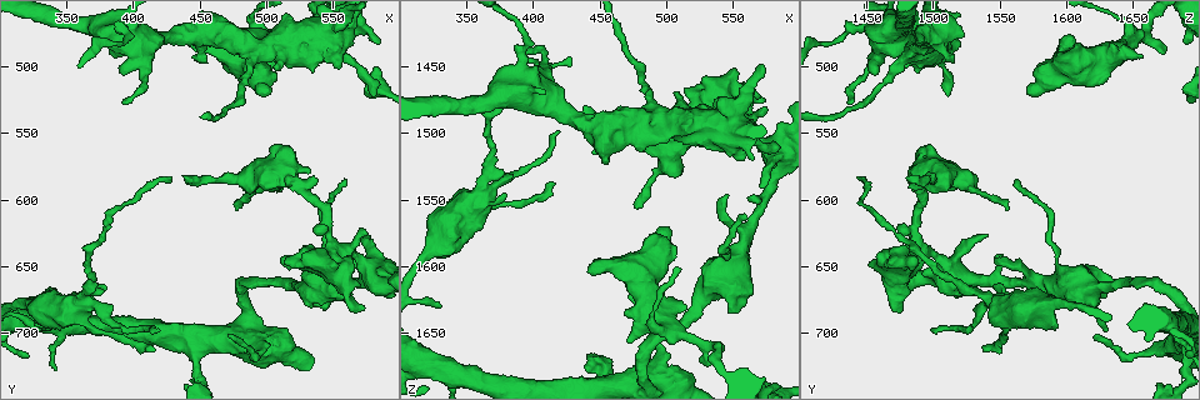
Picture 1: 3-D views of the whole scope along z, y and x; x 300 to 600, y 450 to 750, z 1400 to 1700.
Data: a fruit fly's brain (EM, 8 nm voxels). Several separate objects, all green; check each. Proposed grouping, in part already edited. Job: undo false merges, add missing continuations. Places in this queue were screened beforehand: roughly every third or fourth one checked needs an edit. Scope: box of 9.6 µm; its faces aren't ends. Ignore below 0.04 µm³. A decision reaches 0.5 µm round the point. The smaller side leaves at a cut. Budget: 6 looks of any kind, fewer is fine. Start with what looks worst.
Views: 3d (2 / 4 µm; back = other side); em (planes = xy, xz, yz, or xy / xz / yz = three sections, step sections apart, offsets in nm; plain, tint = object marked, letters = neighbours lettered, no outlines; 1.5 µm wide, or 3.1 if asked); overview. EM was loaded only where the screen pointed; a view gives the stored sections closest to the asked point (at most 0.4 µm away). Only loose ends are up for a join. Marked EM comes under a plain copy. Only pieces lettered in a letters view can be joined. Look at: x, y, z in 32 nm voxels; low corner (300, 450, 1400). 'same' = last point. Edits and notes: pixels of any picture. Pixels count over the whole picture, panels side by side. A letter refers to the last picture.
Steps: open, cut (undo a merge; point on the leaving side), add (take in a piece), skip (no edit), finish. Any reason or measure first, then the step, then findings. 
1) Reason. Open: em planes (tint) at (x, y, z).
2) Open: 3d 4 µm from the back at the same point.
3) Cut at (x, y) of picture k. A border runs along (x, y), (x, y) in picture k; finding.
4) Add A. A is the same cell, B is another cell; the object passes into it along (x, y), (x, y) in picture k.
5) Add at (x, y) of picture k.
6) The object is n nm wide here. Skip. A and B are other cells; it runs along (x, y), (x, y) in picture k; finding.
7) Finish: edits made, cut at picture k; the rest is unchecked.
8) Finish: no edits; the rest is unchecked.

Branch stops here. Open: 3d 2 µm at (474, 494, 1656).

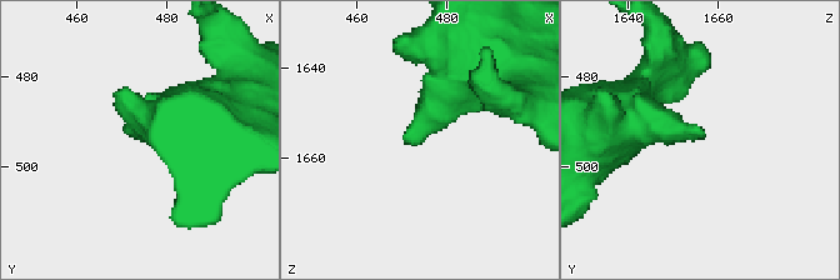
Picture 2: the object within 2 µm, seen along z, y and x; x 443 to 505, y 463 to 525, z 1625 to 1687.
Open: em planes (tint) at (472, 492, 1657).

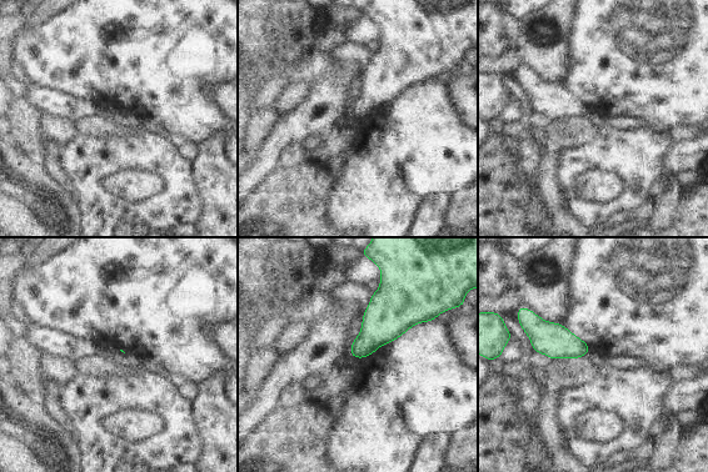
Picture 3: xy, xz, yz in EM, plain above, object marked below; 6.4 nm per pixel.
Open: em planes (letters) at the same point.

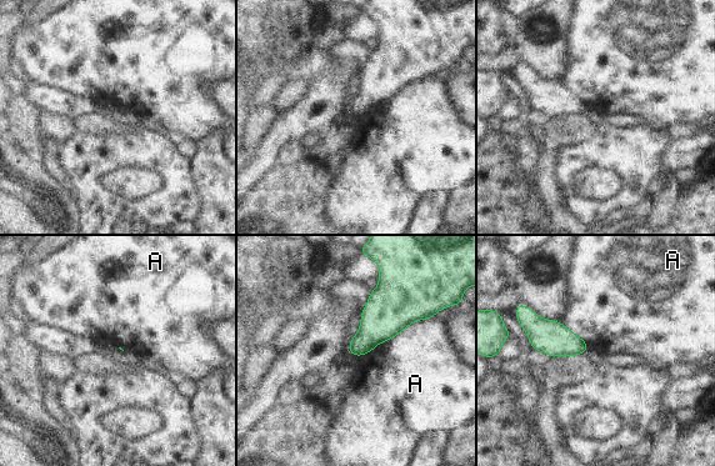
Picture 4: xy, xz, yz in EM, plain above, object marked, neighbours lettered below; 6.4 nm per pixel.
The longest contact is with A, 550 nm. Skip. A is another cell; no lettered piece goes on from it.

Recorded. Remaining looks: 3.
Open: em yz step 8 (tint) at (546, 646, 1548).

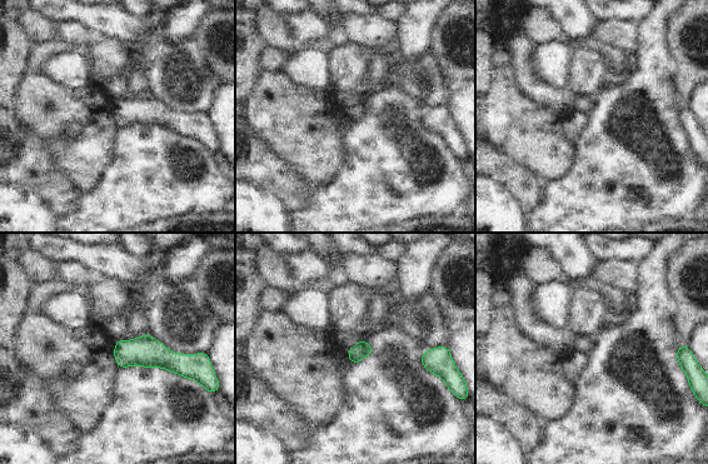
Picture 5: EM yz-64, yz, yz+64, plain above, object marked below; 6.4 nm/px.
Another direction. Open: em planes (letters) at the same point.

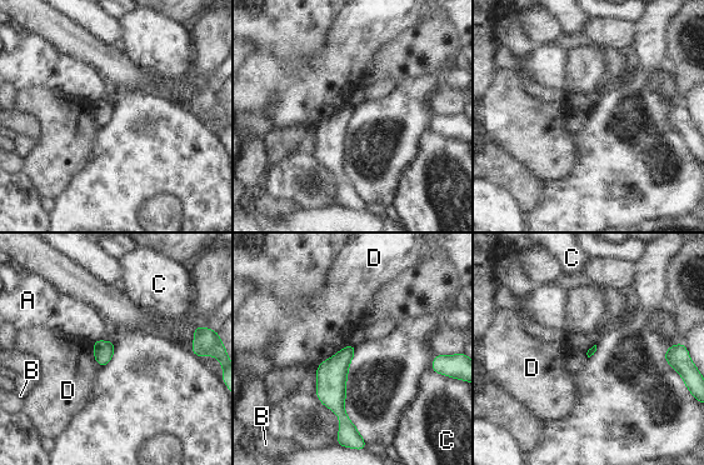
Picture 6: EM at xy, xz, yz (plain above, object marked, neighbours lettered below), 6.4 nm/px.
Skip. A, B, C and D are other cells; a border runs along (348, 344), (316, 365) in picture 6; none of them fits.

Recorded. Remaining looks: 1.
Branch stops here. Open: em planes (letters) at (380, 666, 1546).

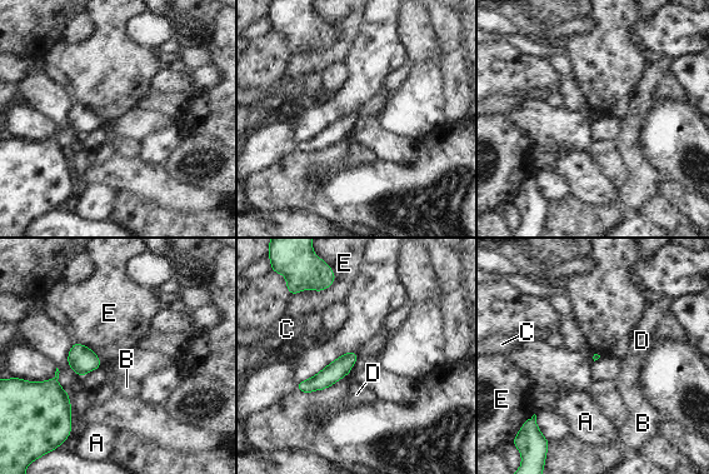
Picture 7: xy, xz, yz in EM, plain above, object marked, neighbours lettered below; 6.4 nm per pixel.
The longest contact is with E, 320 nm. Skip. A, B, C, D and E are other cells; a border runs along (335, 273), (326, 288), (293, 295) in picture 7; no lettered piece goes on from it.

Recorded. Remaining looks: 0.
Finish: no edits; the rest is unchecked.

